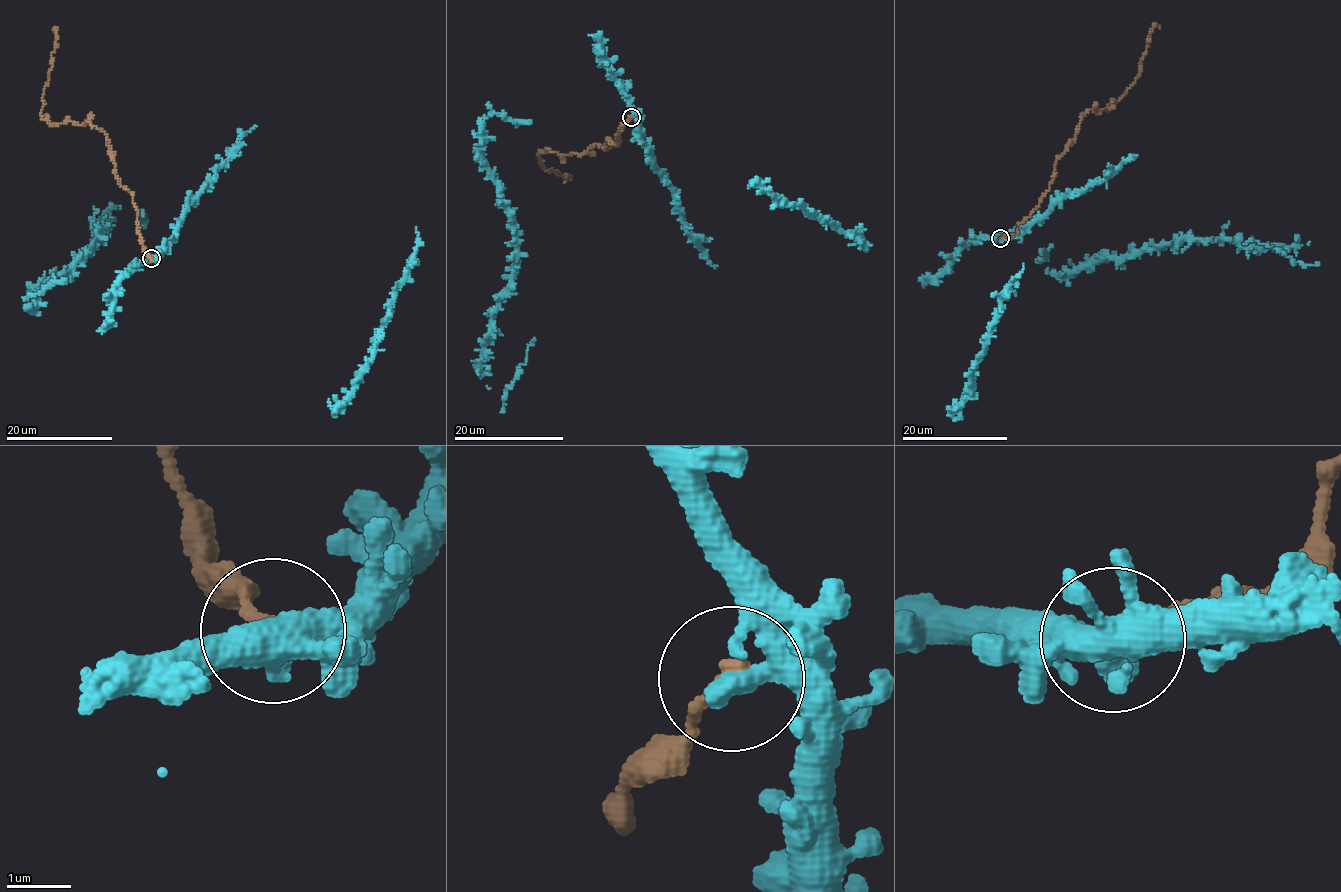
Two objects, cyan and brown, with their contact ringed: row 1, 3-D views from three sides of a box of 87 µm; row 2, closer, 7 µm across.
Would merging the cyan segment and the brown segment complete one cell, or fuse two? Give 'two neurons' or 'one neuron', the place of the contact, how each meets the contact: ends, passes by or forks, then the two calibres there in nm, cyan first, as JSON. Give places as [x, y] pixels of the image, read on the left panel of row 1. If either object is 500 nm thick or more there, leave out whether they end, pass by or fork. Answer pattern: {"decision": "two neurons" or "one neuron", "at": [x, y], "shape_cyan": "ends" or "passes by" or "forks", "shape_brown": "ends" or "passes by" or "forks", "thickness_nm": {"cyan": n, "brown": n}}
{"decision": "two neurons", "at": [151, 258], "shape_cyan": "ends", "shape_brown": "ends", "thickness_nm": {"cyan": 440, "brown": 320}}

